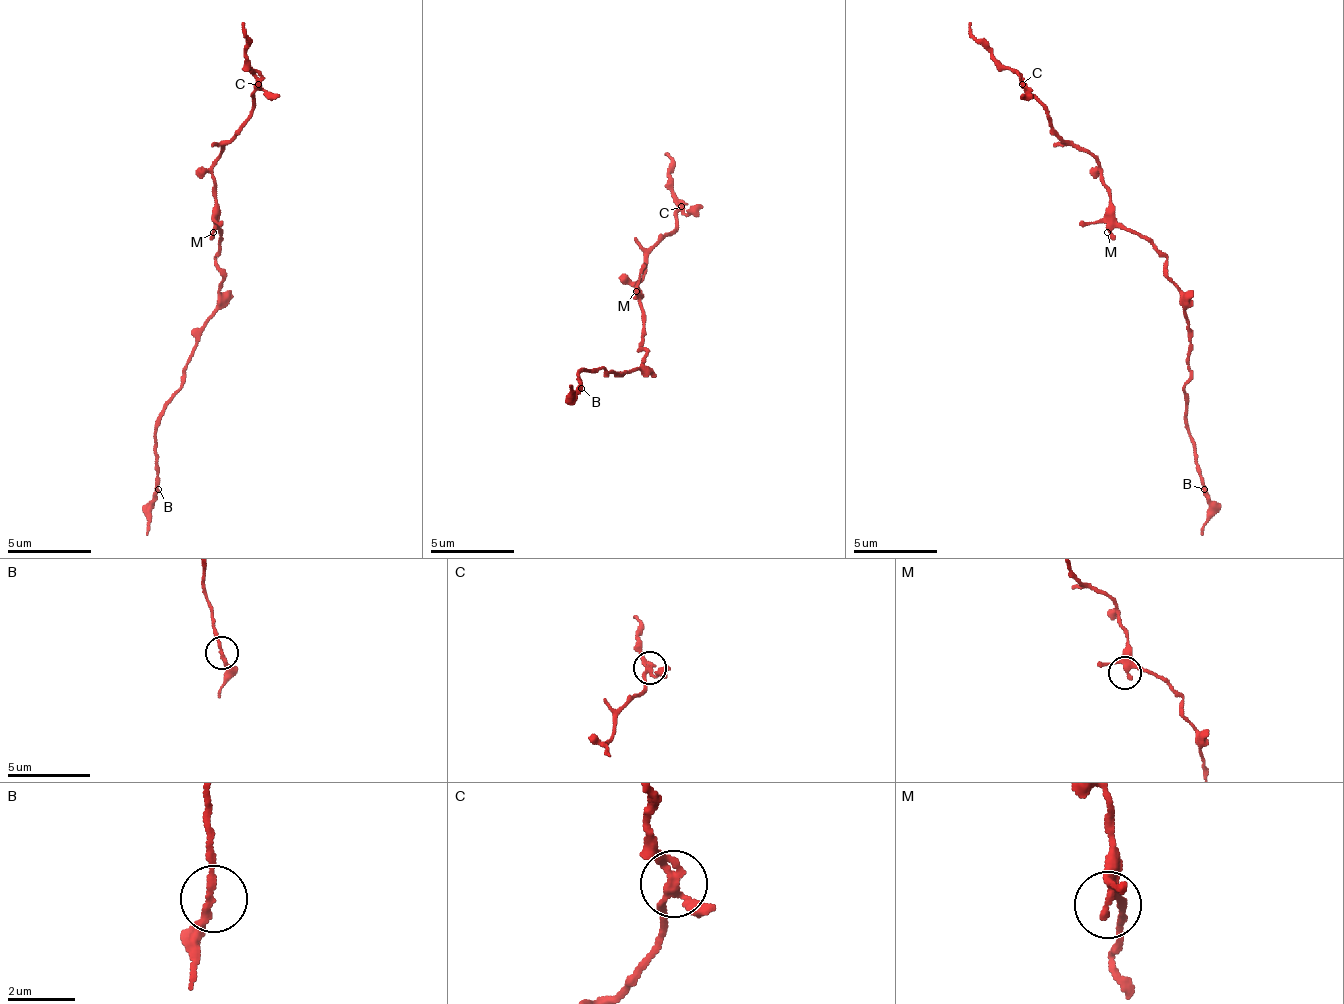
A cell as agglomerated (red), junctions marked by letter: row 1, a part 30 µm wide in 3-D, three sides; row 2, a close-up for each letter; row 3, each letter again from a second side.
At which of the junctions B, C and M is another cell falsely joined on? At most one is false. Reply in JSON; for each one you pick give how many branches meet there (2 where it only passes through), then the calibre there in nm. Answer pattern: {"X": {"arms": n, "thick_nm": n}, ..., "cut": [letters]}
{"cut": []}

